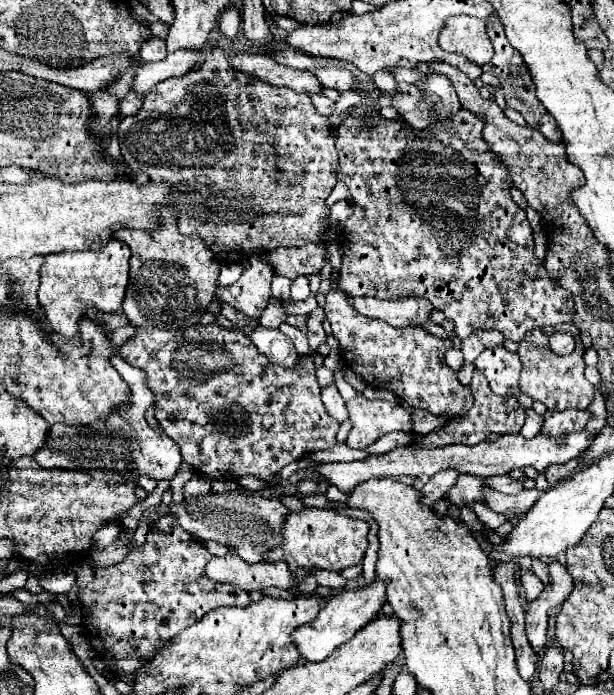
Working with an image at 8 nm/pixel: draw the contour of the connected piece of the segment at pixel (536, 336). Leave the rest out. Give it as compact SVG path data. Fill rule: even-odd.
M534 328L520 342L518 354L524 364L520 374L522 394L528 394L532 400L540 400L550 410L568 410L568 408L586 410L588 408L588 404L594 398L594 386L584 376L584 360L582 360L584 346L580 340L576 342L576 348L572 354L560 356L560 354L554 354L546 344L546 328Z

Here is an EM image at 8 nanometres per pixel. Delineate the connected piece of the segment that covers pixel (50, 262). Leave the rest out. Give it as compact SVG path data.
M110 240L108 248L102 248L100 252L60 252L44 256L38 300L52 330L60 336L72 338L78 332L80 316L88 314L88 310L120 310L128 284L128 260L130 248L120 240Z

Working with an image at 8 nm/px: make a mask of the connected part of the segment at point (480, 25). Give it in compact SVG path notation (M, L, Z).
M468 16L448 20L448 28L440 32L438 44L442 50L462 54L479 66L490 63L494 55L493 46L486 36L486 20Z

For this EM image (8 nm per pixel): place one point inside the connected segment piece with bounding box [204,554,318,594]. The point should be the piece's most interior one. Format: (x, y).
(231, 568)

